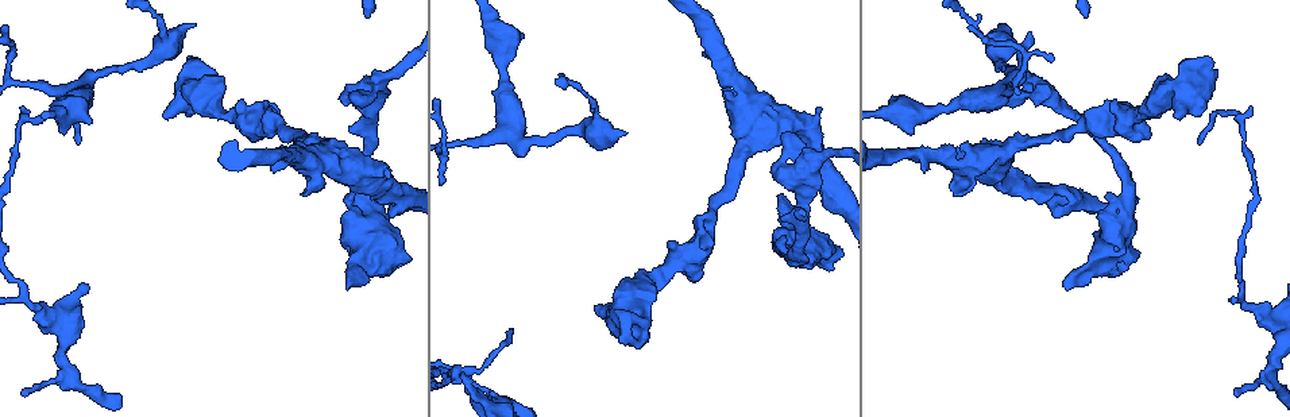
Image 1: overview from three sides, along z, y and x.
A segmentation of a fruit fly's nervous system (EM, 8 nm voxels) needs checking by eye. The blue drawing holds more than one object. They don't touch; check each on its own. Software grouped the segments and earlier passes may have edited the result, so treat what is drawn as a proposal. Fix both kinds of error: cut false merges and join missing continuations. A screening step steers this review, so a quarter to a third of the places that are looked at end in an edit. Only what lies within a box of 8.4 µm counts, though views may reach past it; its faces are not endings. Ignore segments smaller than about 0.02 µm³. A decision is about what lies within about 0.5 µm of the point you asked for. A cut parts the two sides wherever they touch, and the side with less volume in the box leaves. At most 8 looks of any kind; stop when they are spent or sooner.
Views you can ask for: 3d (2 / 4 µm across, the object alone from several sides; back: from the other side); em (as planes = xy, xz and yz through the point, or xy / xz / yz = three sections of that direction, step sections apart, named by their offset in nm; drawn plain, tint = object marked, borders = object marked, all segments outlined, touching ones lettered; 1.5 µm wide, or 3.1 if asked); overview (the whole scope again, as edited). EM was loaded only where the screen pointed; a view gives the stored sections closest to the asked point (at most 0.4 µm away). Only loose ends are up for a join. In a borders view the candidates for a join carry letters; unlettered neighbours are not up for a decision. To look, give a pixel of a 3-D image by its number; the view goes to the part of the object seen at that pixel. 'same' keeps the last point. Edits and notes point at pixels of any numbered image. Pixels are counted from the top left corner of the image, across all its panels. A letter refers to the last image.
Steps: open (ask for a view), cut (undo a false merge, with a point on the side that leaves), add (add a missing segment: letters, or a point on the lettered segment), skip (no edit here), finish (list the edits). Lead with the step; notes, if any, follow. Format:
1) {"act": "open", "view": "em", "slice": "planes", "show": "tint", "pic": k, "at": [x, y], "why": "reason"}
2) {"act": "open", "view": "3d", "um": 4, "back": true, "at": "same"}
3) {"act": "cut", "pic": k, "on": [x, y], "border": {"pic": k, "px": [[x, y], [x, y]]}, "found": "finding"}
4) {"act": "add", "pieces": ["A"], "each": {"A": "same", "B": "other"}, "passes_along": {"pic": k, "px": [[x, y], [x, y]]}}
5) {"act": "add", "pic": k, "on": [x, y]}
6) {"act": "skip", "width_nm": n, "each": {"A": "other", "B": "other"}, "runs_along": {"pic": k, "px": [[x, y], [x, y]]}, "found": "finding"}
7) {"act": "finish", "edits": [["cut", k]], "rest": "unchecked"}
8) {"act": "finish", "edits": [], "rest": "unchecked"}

{"act": "open", "view": "em", "slice": "planes", "show": "borders", "pic": 1, "at": [389, 272], "why": "thick end"}

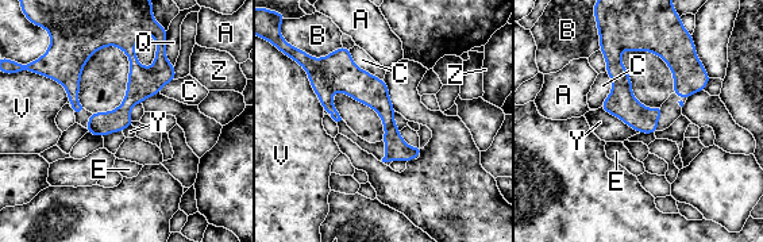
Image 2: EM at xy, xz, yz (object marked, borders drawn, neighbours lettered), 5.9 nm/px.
{"act": "skip", "each": {"A": "other", "B": "other", "C": "other", "E": "other", "Q": "other", "V": "other", "Y": "other", "Z": "other"}, "border": {"pic": 2, "px": [[600, 107], [640, 131]]}, "found": "no lettered segment goes on from it"}

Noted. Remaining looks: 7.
{"act": "open", "view": "em", "slice": "planes", "show": "borders", "pic": 1, "at": [293, 164], "why": "closes a loop"}

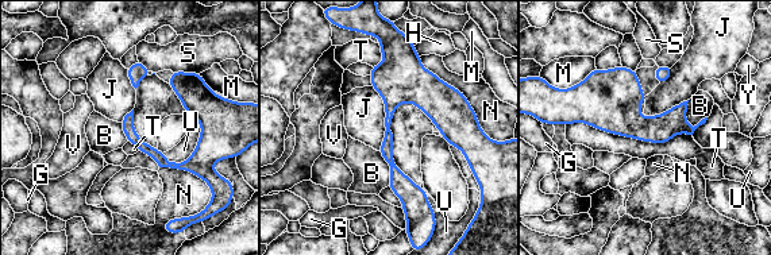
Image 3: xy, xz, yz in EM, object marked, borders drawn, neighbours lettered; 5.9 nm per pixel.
{"act": "skip", "each": {"B": "other", "G": "other", "H": "other", "J": "other", "M": "other", "N": "other", "S": "other", "T": "other", "U": "other", "V": "other", "Y": "other"}, "border": {"pic": 3, "px": [[371, 85], [384, 103], [380, 150]]}, "found": "one cell here"}

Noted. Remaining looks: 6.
{"act": "open", "view": "3d", "um": 4, "pic": 1, "at": [78, 143], "why": "an open end"}

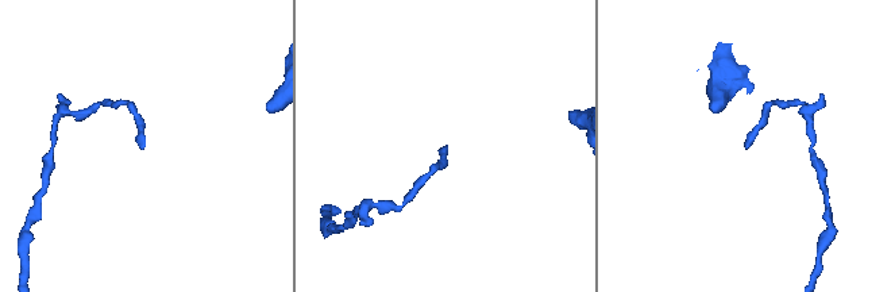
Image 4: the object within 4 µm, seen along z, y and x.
{"act": "open", "view": "em", "slice": "xz", "step": 8, "show": "tint", "pic": 4, "at": [749, 146]}

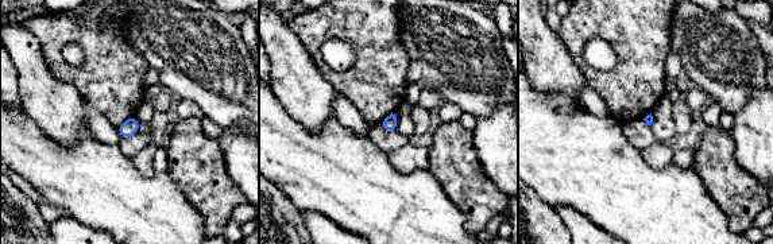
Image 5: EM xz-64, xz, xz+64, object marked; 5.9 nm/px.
{"act": "open", "view": "em", "slice": "planes", "show": "borders", "at": "same", "why": "another direction"}

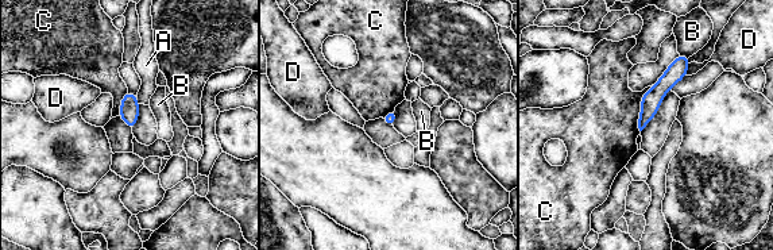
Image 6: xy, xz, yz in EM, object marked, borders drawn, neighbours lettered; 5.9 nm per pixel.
{"act": "skip", "each": {"A": "other", "B": "other", "C": "other", "D": "other"}, "runs_along": {"pic": 6, "px": [[685, 60], [654, 95], [641, 124]]}, "found": "none of them fits"}

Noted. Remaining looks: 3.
{"act": "finish", "edits": [], "rest": "unchecked"}

